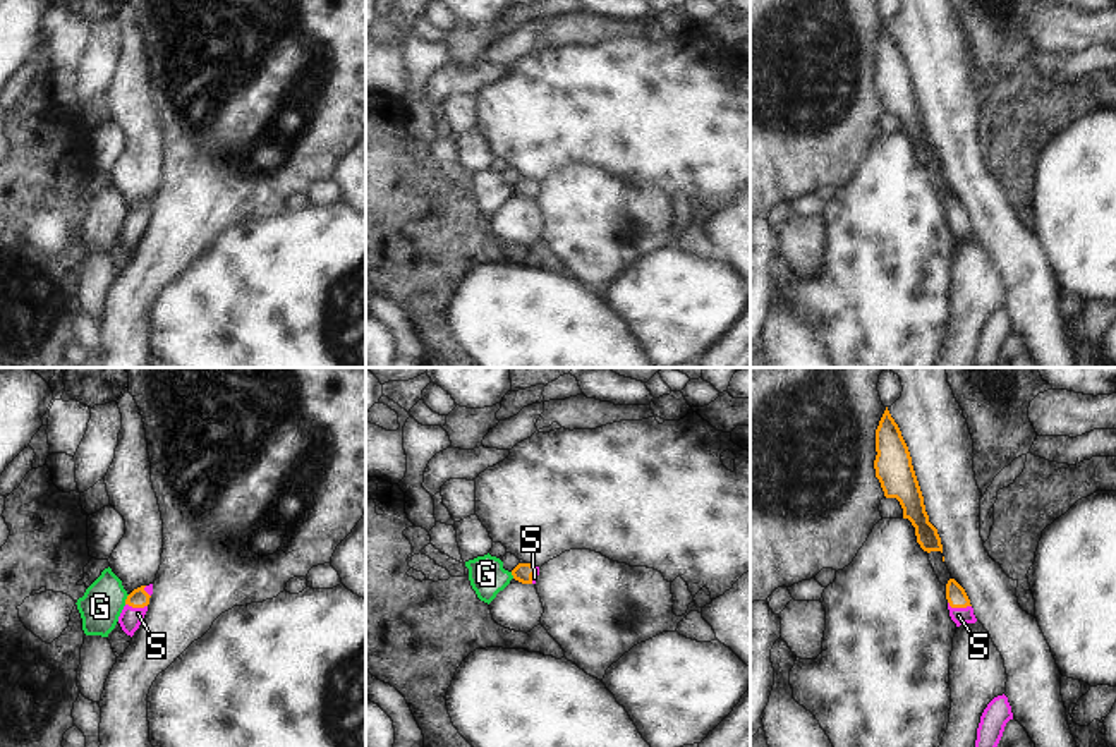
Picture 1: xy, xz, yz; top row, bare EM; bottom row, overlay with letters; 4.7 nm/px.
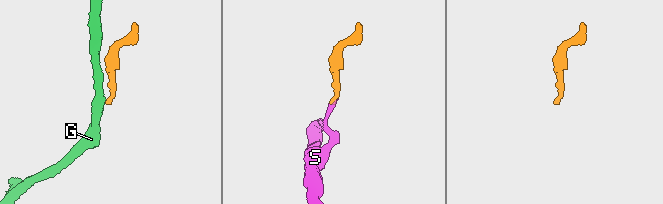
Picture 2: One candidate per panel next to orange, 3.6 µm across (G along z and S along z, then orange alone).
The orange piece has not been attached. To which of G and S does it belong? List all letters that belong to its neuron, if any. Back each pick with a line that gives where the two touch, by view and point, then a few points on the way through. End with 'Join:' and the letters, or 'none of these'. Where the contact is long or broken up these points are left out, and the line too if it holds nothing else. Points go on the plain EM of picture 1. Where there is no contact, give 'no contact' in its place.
S: meets orange in yz at (958, 222); runs through yz (955, 210), (958, 222), (958, 230)
Join: S

